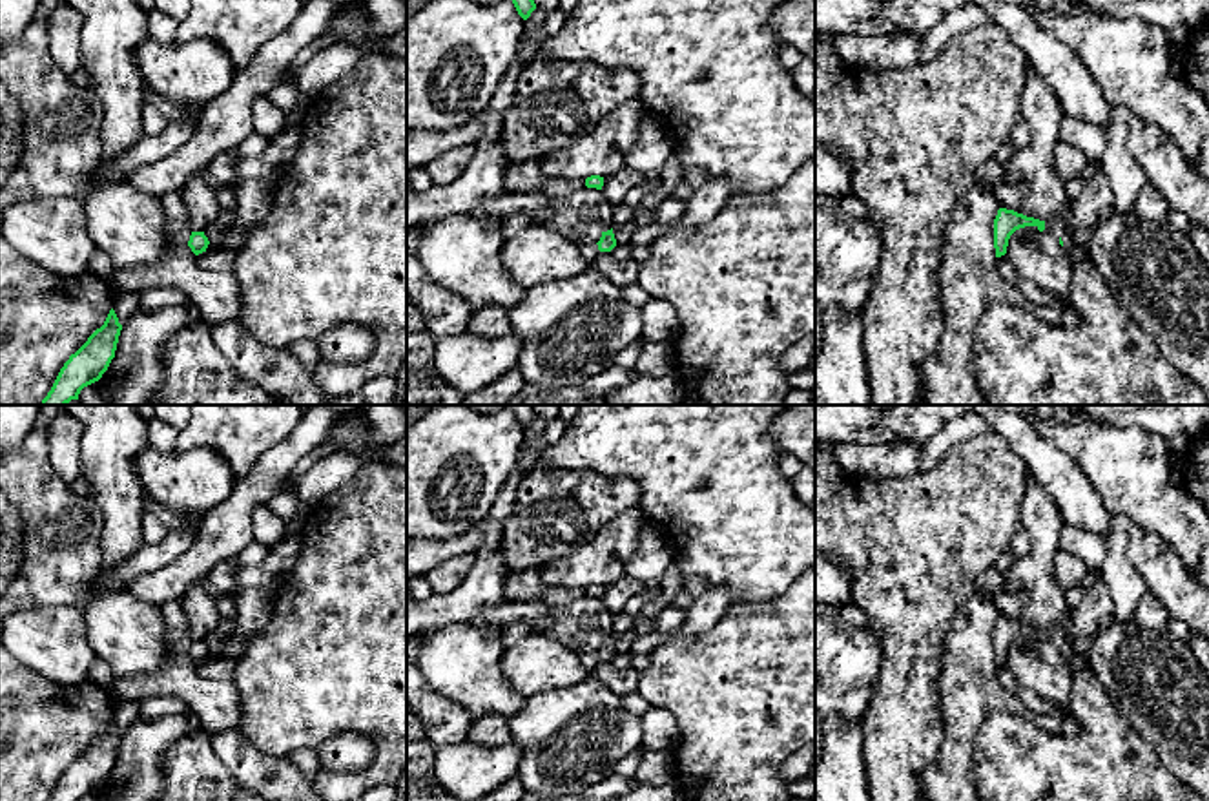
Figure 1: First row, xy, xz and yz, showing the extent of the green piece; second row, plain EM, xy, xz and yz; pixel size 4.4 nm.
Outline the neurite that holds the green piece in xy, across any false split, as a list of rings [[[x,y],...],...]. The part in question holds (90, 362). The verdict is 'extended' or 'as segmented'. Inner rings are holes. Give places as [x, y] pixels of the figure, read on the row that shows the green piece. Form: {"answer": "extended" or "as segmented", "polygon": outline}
{"answer": "as segmented", "polygon": [[[111,308],[104,325],[69,356],[40,405],[67,405],[84,387],[98,381],[115,358],[122,325]]]}

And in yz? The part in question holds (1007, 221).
{"answer": "as segmented", "polygon": [[[999,208],[997,215],[994,219],[994,248],[996,257],[1001,257],[1007,254],[1008,239],[1010,235],[1025,226],[1036,226],[1039,232],[1045,230],[1045,221],[1027,217],[1023,213],[1018,213],[1014,210]]]}

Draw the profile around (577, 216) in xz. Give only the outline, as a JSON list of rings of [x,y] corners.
[[[587,186],[563,197],[501,192],[463,215],[500,223],[512,215],[525,215],[529,224],[547,226],[576,243],[582,255],[591,263],[600,254],[596,244],[602,237],[600,203],[602,192]]]

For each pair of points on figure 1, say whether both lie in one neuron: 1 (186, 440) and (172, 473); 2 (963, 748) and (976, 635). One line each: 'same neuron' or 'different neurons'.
1: different neurons
2: same neuron

